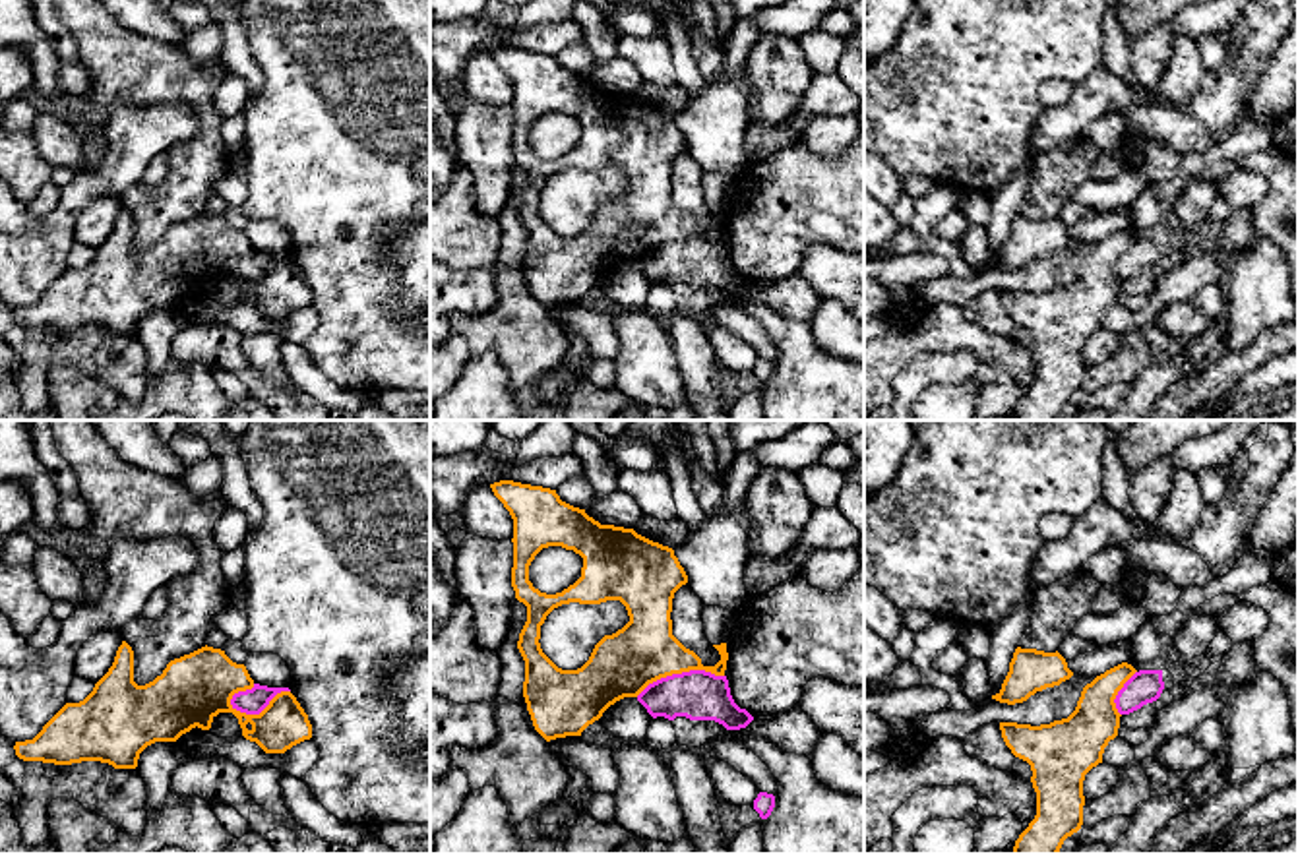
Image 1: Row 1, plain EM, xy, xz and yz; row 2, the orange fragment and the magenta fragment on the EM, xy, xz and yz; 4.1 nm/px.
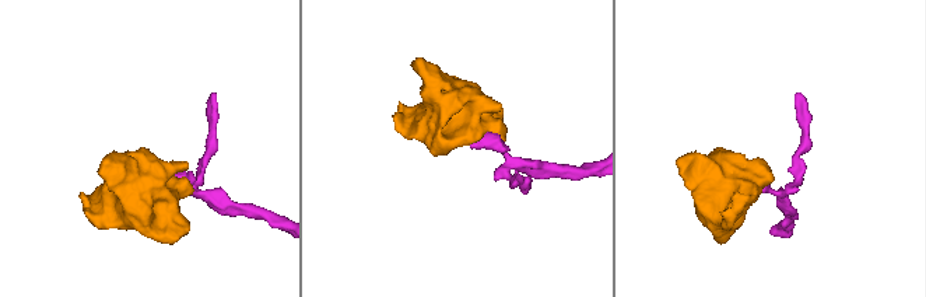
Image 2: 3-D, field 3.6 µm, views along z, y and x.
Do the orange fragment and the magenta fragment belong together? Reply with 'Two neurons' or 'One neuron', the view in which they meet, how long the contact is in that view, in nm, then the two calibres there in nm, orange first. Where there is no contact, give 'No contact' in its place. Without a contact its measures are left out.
Two neurons. Touches orange in xy. Shared border 260 nm. Thickness 240 nm (orange) against 110 nm

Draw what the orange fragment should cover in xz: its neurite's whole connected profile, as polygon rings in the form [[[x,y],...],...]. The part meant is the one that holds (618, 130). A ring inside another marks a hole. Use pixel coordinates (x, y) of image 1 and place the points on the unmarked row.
[[[500,46],[490,50],[490,54],[513,85],[511,153],[515,165],[527,172],[527,188],[517,207],[525,227],[523,263],[535,296],[546,308],[581,302],[610,271],[624,263],[637,263],[649,250],[661,244],[690,236],[725,242],[728,227],[726,209],[713,211],[721,227],[715,232],[703,232],[701,225],[672,201],[672,165],[688,149],[688,141],[672,114],[653,108],[634,95],[601,91],[585,76],[562,68],[556,56],[550,54],[513,46]],[[548,112],[562,112],[583,124],[581,143],[556,161],[541,159],[529,147],[531,128]],[[606,167],[620,167],[628,176],[630,188],[616,199],[604,201],[581,234],[558,234],[539,209],[541,192],[546,182],[562,170],[601,170]]]

